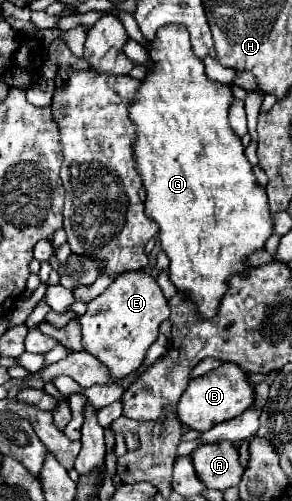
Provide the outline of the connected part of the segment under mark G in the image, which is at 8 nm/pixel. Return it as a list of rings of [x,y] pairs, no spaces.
[[[162,27],[162,31],[158,31],[158,39],[154,43],[150,43],[150,59],[154,61],[154,69],[148,69],[146,79],[140,85],[138,97],[134,99],[132,107],[130,107],[130,119],[136,123],[136,131],[138,131],[138,139],[134,143],[134,159],[138,163],[142,181],[144,181],[144,189],[146,189],[146,201],[144,201],[144,213],[154,219],[160,227],[160,241],[162,241],[162,249],[170,259],[170,281],[174,283],[174,287],[178,289],[178,293],[182,293],[196,309],[196,313],[200,315],[200,319],[212,319],[218,313],[220,301],[228,289],[228,277],[232,275],[248,275],[248,257],[256,251],[266,249],[266,241],[268,237],[274,233],[274,223],[272,223],[272,215],[270,215],[270,205],[268,205],[268,195],[264,191],[262,185],[258,185],[254,173],[252,173],[252,165],[244,155],[244,145],[240,143],[240,137],[230,129],[228,125],[228,105],[232,101],[232,91],[228,89],[228,85],[222,83],[214,83],[206,77],[204,73],[204,63],[192,53],[190,49],[190,37],[188,31],[184,27]]]

